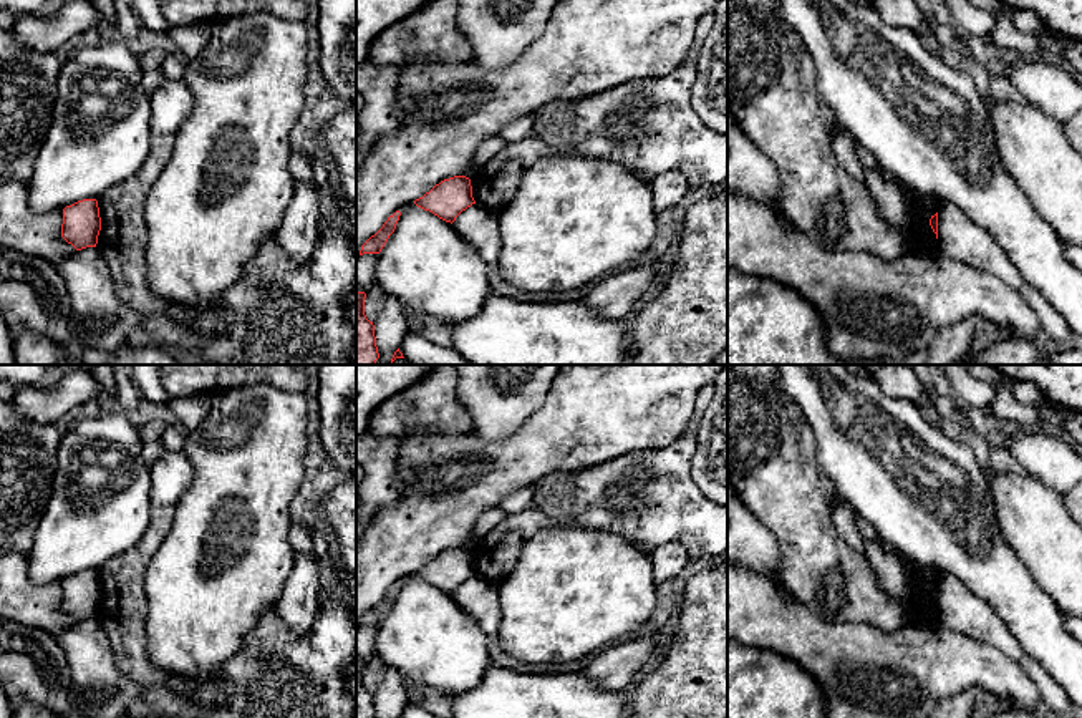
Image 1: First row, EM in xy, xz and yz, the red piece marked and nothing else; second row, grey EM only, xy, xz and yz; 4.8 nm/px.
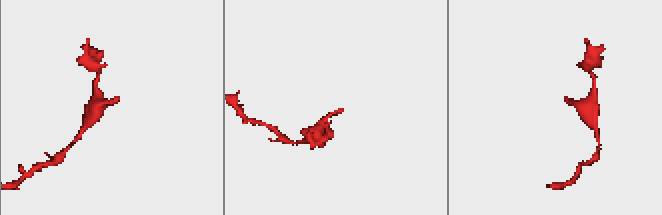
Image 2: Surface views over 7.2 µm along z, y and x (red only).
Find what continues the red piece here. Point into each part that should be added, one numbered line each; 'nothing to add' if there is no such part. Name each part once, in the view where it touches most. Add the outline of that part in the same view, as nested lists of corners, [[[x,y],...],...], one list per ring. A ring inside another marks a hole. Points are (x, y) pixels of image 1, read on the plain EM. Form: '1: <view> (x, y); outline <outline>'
nothing to add

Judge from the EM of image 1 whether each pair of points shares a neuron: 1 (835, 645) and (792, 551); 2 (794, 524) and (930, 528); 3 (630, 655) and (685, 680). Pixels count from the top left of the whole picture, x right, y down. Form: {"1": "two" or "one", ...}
{"1": "two", "2": "two", "3": "two"}

